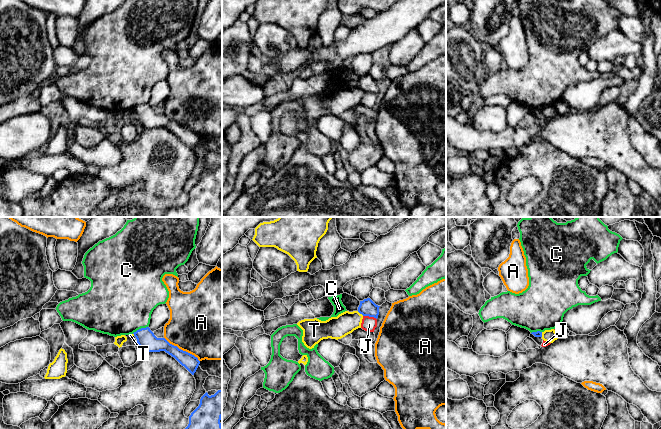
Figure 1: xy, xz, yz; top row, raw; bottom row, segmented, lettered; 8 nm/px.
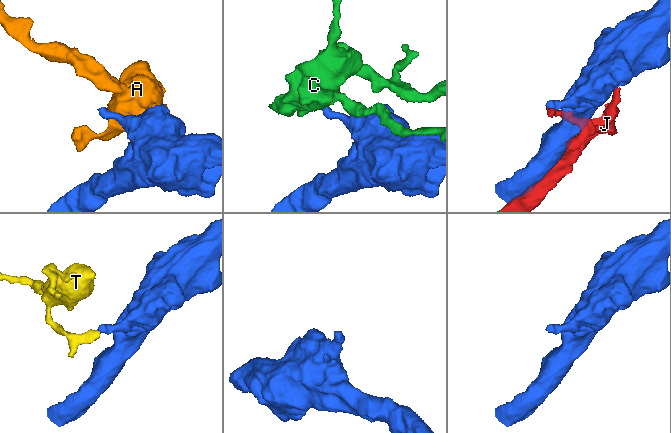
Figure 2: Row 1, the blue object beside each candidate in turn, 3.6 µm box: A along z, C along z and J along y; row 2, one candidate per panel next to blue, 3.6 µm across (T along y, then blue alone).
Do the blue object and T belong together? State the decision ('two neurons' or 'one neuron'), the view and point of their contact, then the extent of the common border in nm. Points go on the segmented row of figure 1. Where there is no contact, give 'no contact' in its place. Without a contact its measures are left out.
two neurons | xz (360, 313) | 70 nm

